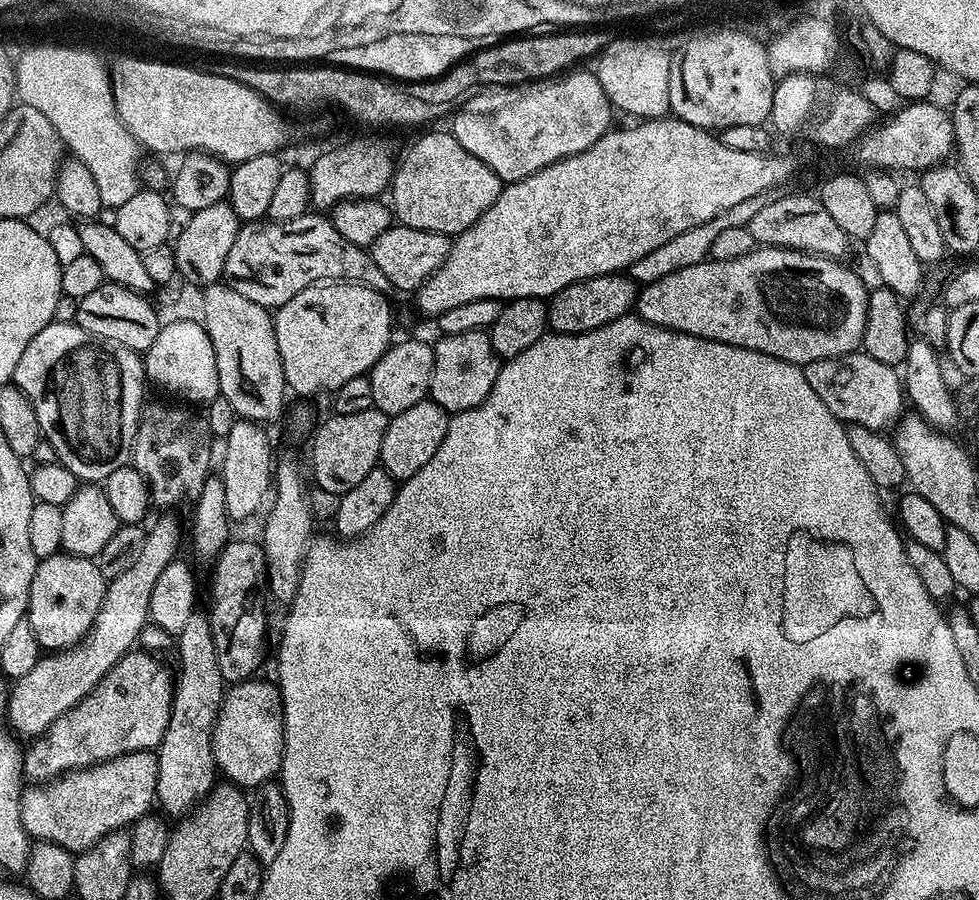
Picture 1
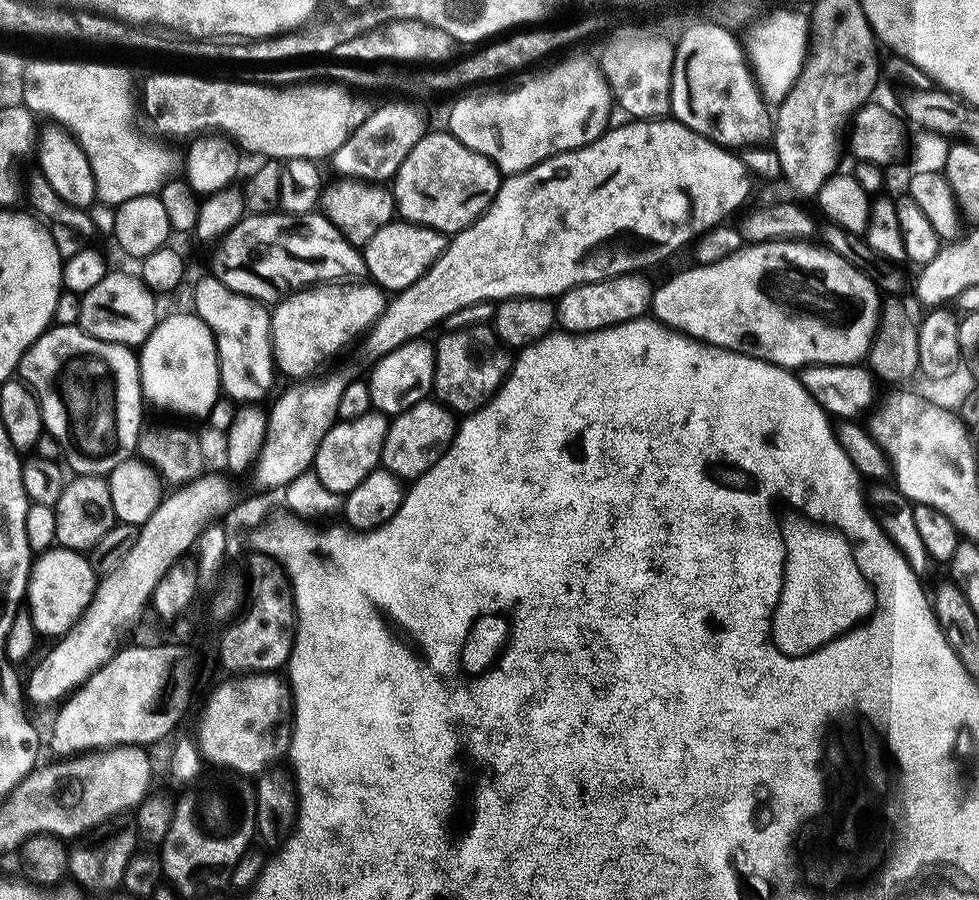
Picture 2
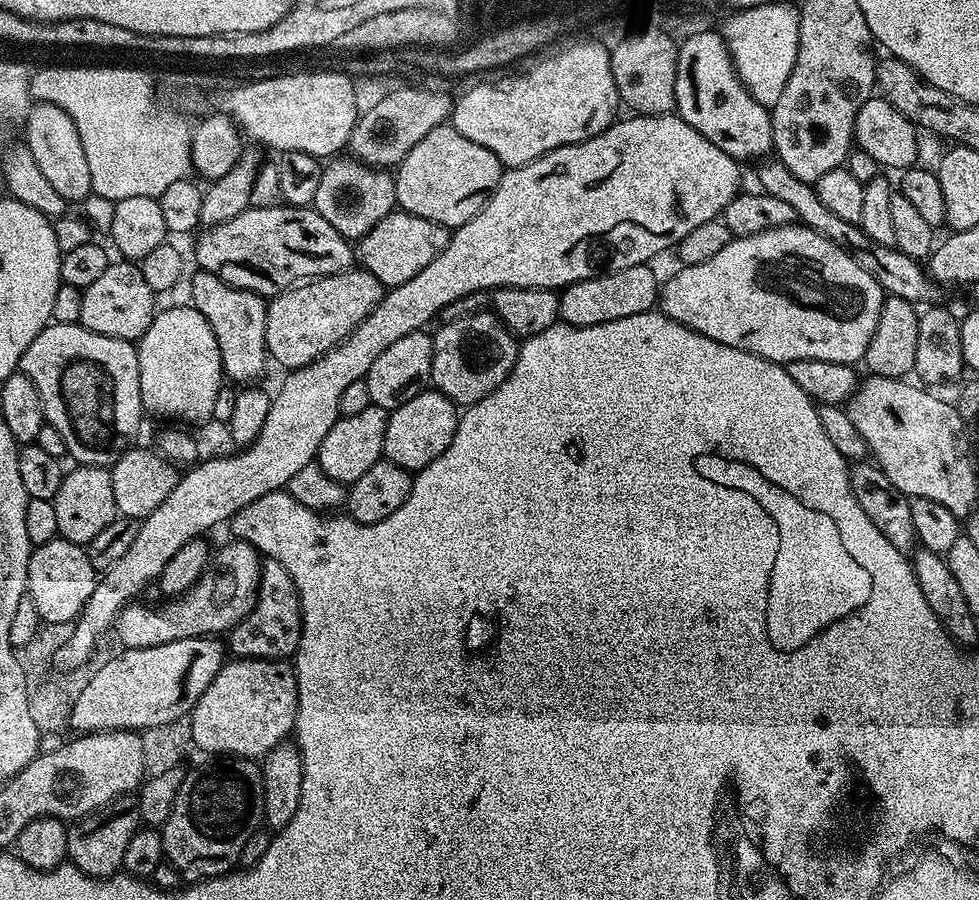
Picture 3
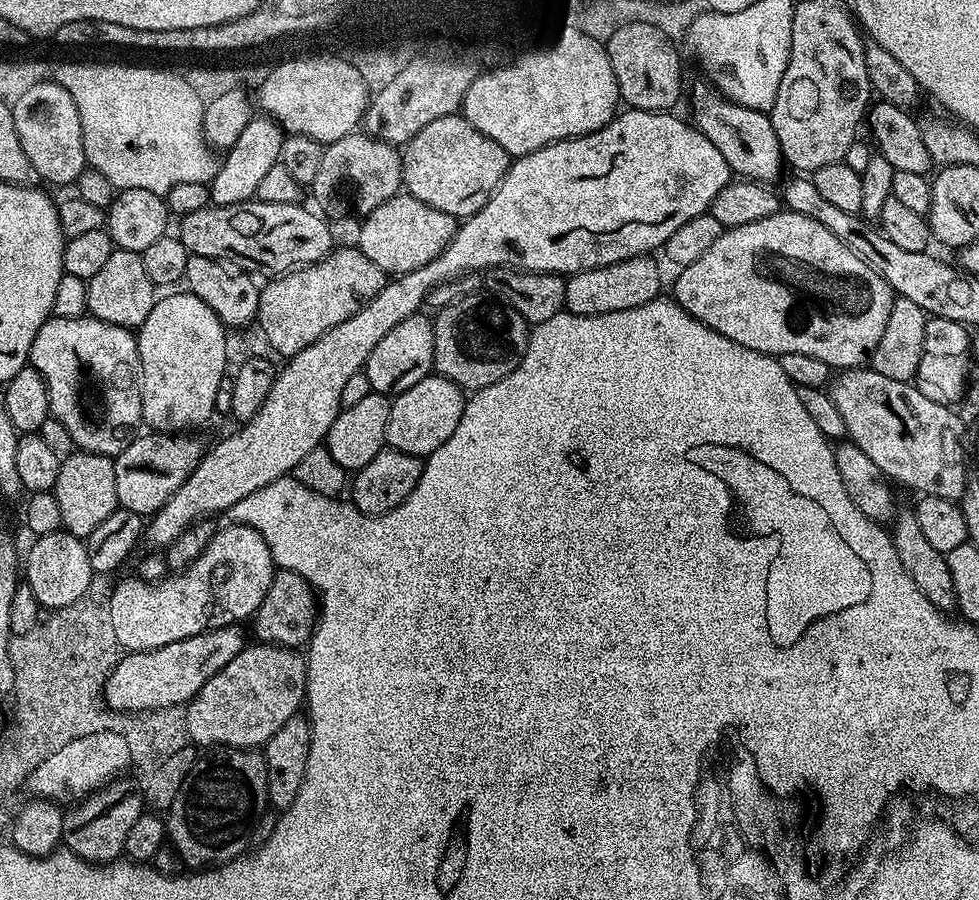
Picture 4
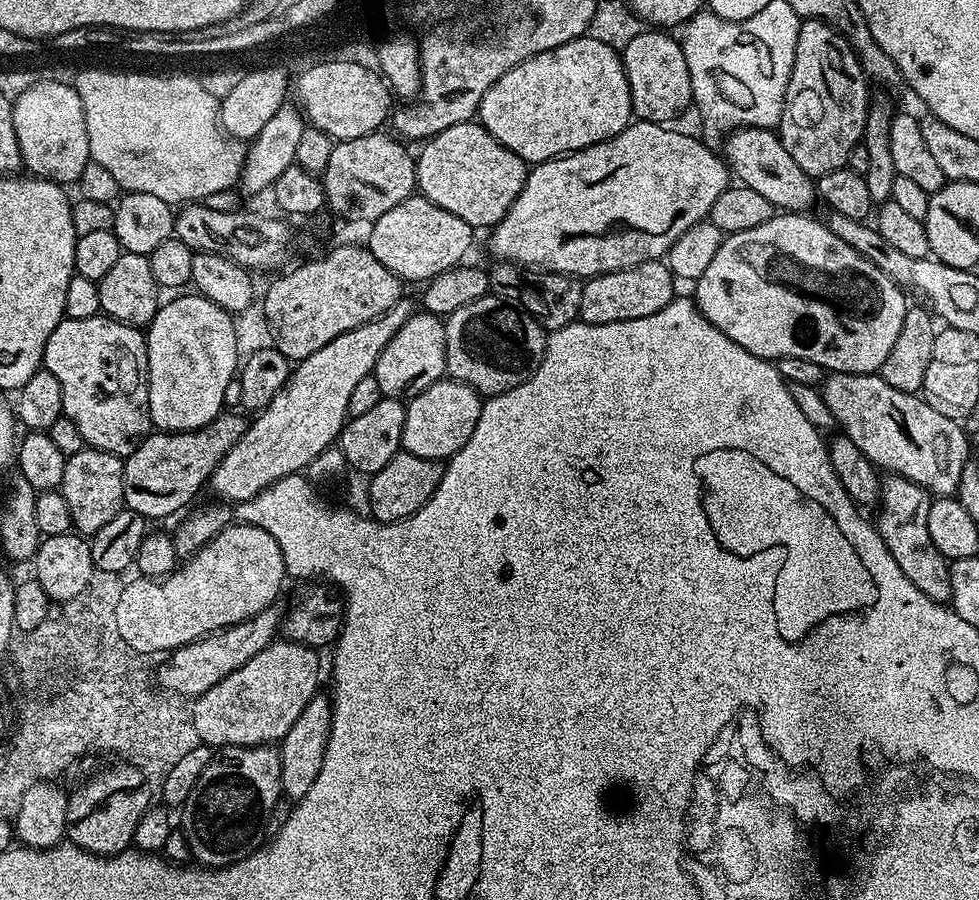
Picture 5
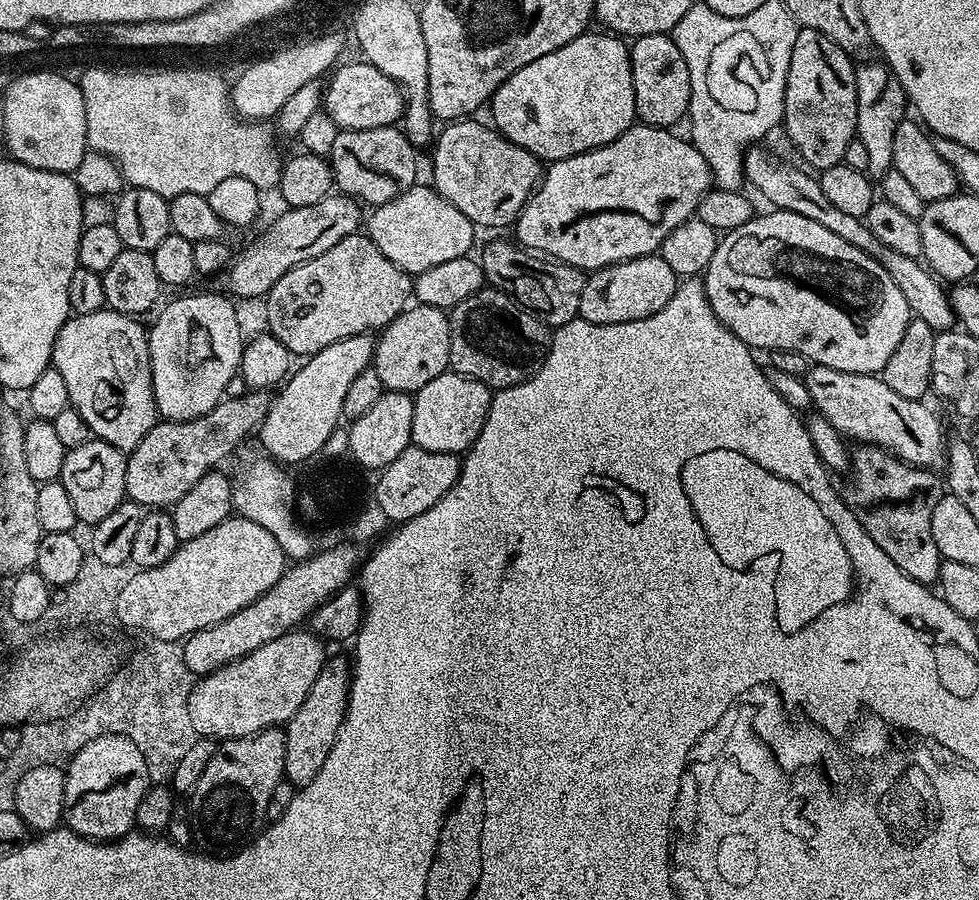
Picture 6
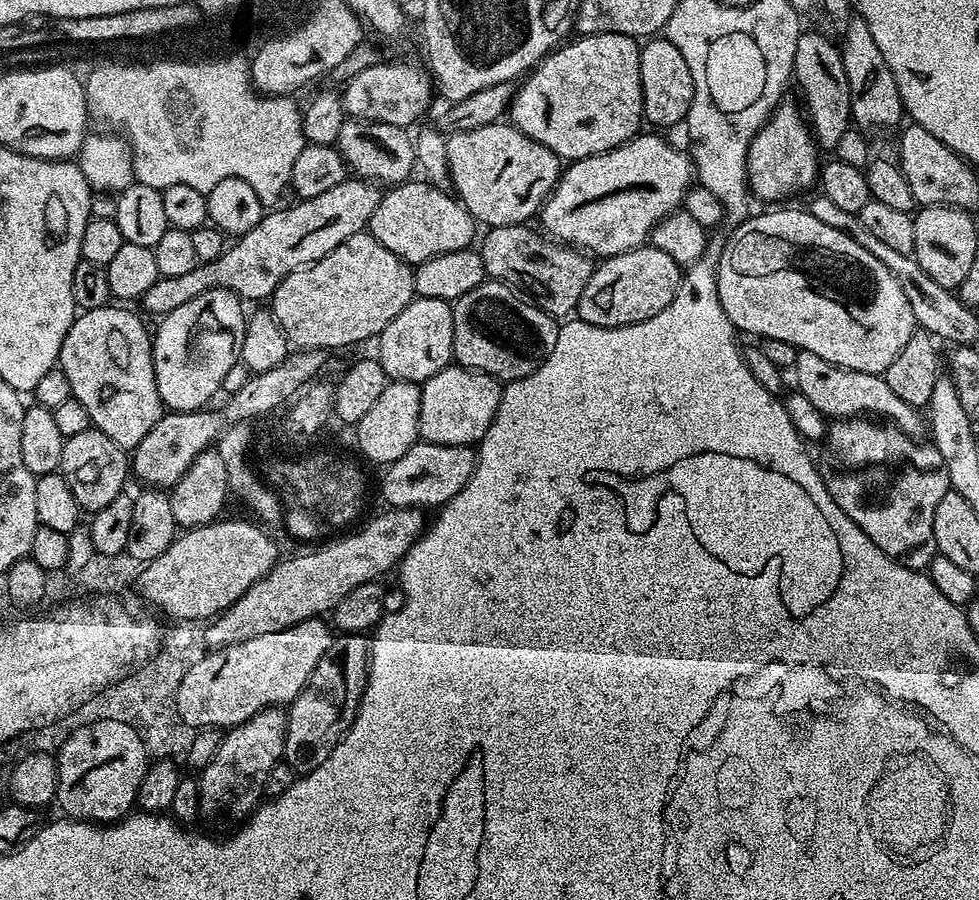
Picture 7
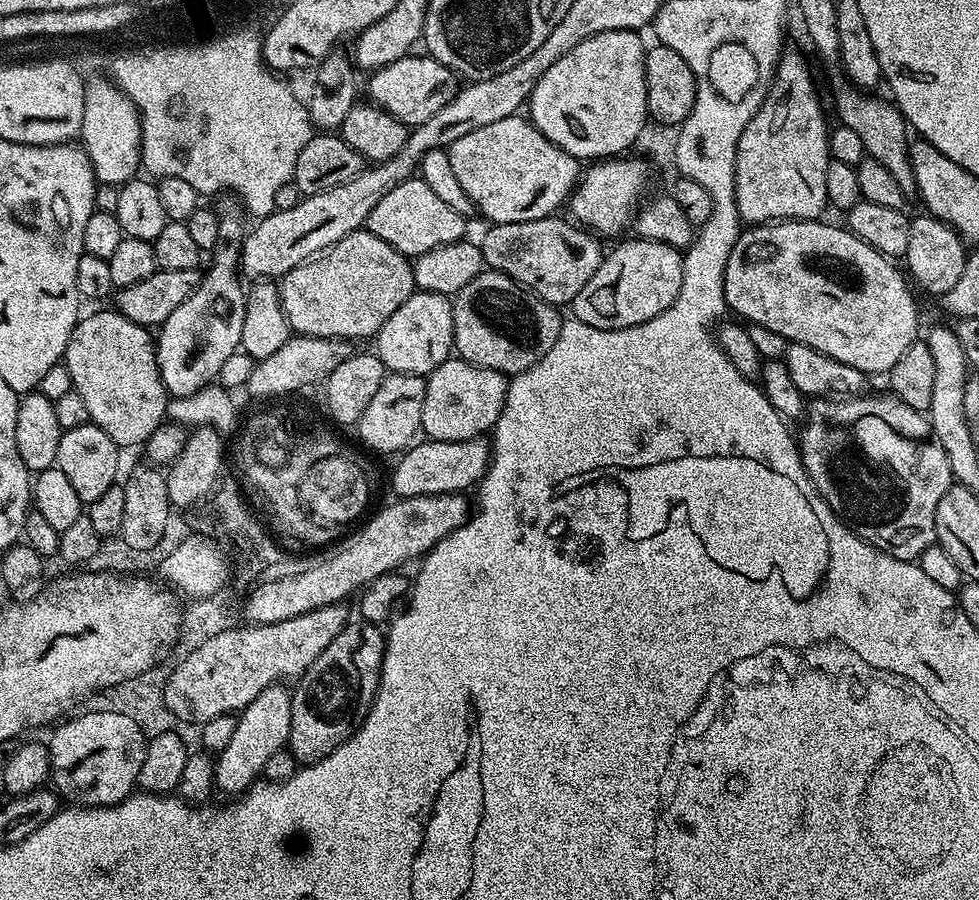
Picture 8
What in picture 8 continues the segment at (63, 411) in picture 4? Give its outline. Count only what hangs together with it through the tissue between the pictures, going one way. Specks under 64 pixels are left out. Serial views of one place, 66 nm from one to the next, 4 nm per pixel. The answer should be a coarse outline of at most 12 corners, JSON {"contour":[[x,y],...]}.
{"contour":[[115,310],[76,321],[63,364],[121,449],[170,395],[153,333]]}

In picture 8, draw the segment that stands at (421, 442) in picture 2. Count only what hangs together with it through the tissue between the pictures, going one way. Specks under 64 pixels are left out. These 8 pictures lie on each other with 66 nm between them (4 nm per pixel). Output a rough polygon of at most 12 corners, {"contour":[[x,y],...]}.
{"contour":[[449,358],[426,377],[423,435],[495,429],[509,377]]}

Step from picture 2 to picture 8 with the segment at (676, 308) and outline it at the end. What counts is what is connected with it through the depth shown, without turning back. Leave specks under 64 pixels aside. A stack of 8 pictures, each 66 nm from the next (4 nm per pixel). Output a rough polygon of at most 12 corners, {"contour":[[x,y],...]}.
{"contour":[[745,227],[725,305],[859,372],[917,343],[903,271],[847,227]]}

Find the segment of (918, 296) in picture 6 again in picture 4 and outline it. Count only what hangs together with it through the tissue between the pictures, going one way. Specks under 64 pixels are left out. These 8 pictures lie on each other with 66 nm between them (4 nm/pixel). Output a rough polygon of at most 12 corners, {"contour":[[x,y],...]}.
{"contour":[[692,88],[695,127],[737,177],[786,164],[771,115]]}

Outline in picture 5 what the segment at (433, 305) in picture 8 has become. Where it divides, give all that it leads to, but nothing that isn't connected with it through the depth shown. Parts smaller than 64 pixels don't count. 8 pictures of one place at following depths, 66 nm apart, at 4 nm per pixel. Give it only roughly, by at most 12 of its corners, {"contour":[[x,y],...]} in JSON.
{"contour":[[423,310],[389,335],[374,375],[407,402],[446,372],[444,320]]}

